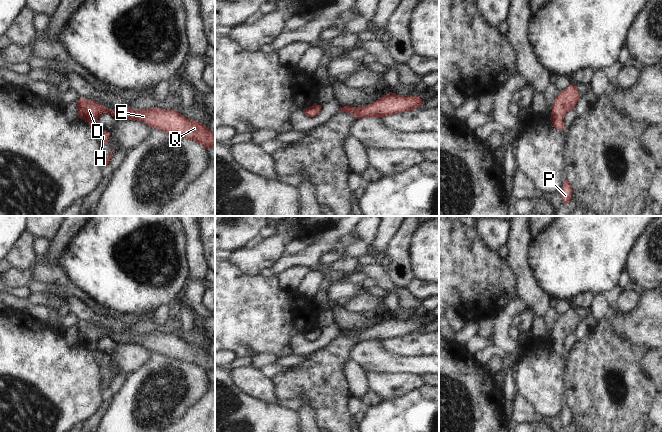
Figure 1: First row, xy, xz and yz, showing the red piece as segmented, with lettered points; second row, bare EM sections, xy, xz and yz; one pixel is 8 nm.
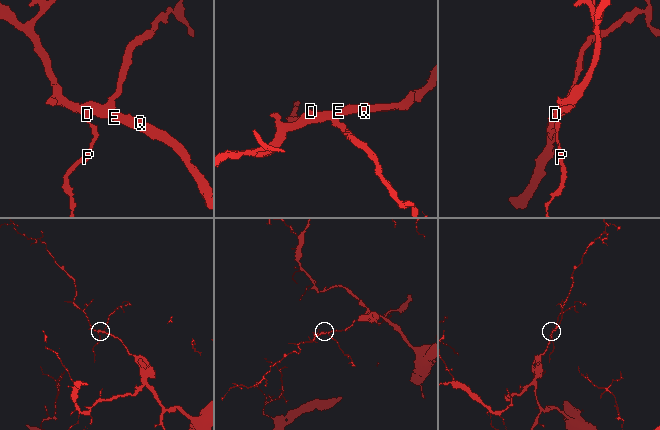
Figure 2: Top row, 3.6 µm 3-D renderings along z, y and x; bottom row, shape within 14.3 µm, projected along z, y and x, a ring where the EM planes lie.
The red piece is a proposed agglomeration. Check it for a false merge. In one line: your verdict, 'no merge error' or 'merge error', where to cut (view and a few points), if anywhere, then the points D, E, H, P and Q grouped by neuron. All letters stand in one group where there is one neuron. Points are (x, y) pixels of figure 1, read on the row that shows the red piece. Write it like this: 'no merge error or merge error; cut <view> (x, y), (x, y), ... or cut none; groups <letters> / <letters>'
no merge error; cut none; groups D E H P Q

